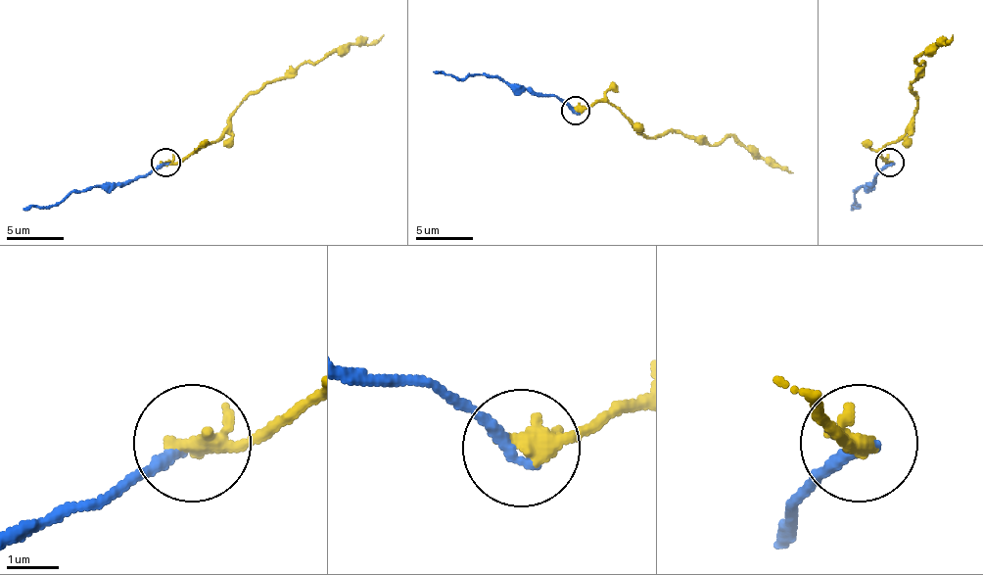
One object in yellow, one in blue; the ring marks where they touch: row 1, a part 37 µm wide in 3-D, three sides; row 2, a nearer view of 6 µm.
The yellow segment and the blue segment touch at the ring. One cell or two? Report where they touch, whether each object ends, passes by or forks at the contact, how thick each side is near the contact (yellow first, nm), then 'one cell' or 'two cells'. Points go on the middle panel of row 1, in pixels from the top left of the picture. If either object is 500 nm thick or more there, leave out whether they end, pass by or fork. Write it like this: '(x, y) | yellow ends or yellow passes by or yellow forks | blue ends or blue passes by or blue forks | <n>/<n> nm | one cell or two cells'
(576, 110) | yellow ends | blue ends | 400/240 nm | one cell

